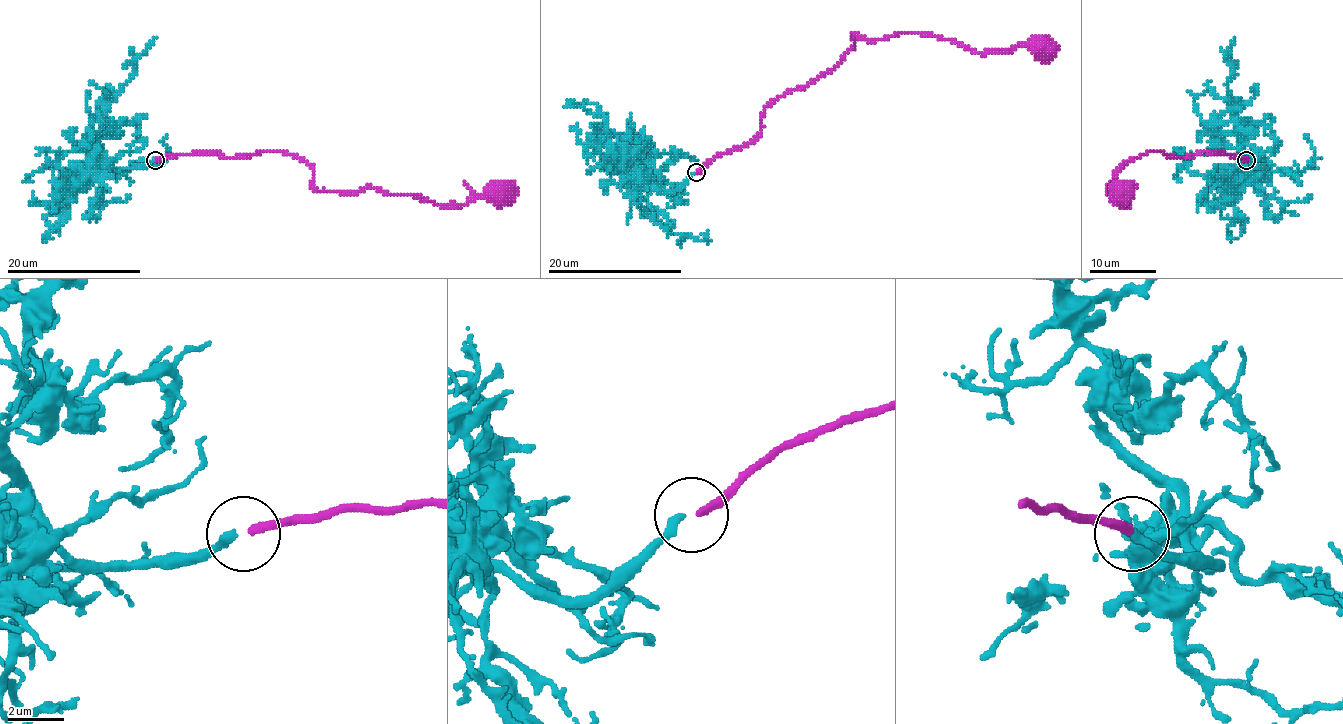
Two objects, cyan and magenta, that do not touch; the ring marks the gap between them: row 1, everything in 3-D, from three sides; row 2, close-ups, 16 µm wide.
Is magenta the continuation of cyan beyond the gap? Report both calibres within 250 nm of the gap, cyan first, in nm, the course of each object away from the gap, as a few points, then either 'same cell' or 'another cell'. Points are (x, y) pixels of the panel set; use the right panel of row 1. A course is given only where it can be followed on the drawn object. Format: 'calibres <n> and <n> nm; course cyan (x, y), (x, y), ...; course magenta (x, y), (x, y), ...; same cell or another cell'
calibres 320 and 280 nm; course cyan (1246, 160), (1265, 167), (1238, 132), (1230, 102), (1233, 62), (1228, 48), (1235, 36); course magenta (1246, 160), (1143, 154), (1121, 169), (1114, 192), (1107, 187), (1128, 204), (1123, 190); same cell

